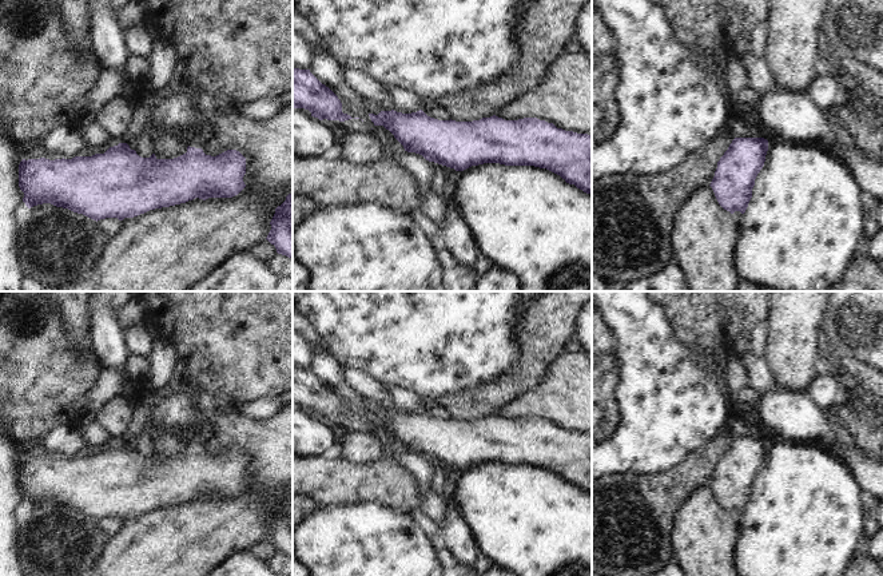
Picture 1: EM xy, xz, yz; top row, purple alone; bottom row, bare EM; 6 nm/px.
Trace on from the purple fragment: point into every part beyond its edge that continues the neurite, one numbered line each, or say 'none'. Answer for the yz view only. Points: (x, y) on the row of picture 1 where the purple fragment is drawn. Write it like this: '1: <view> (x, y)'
none.

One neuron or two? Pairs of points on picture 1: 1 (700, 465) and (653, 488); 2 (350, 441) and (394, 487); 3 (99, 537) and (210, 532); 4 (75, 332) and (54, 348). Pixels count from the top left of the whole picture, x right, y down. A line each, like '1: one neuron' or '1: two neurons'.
1: one neuron
2: two neurons
3: two neurons
4: two neurons

